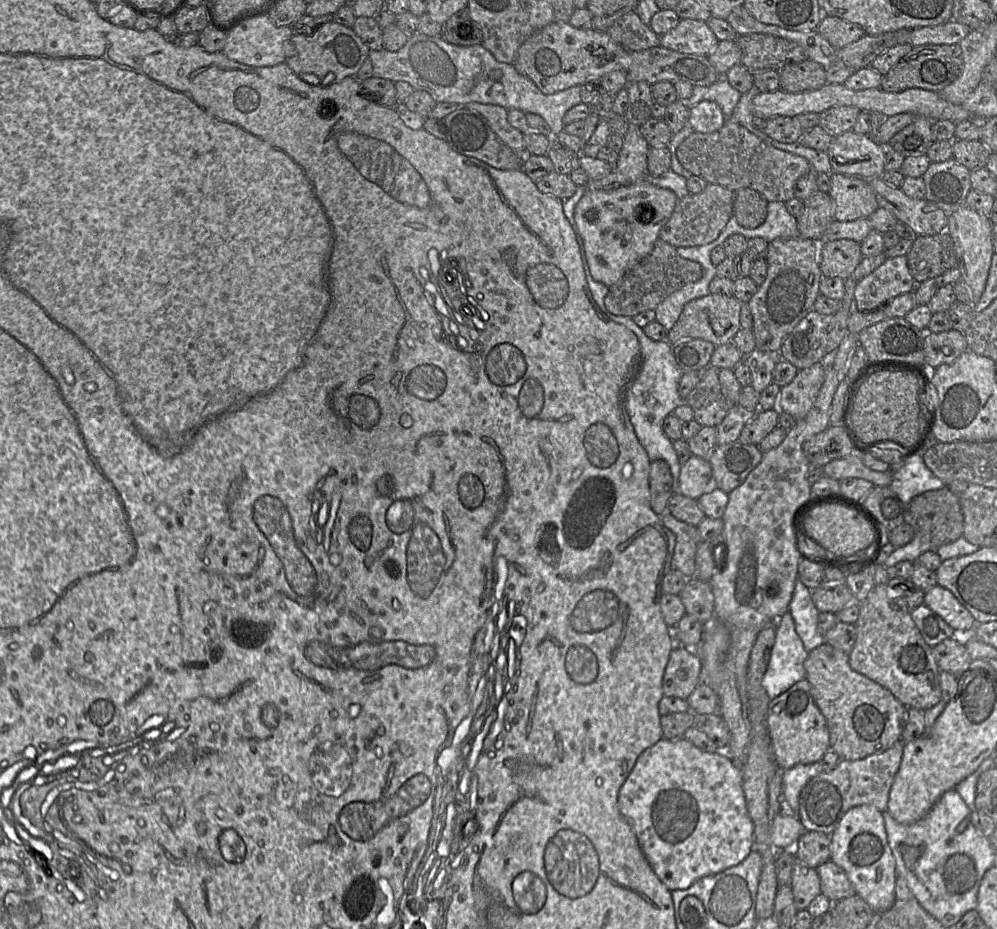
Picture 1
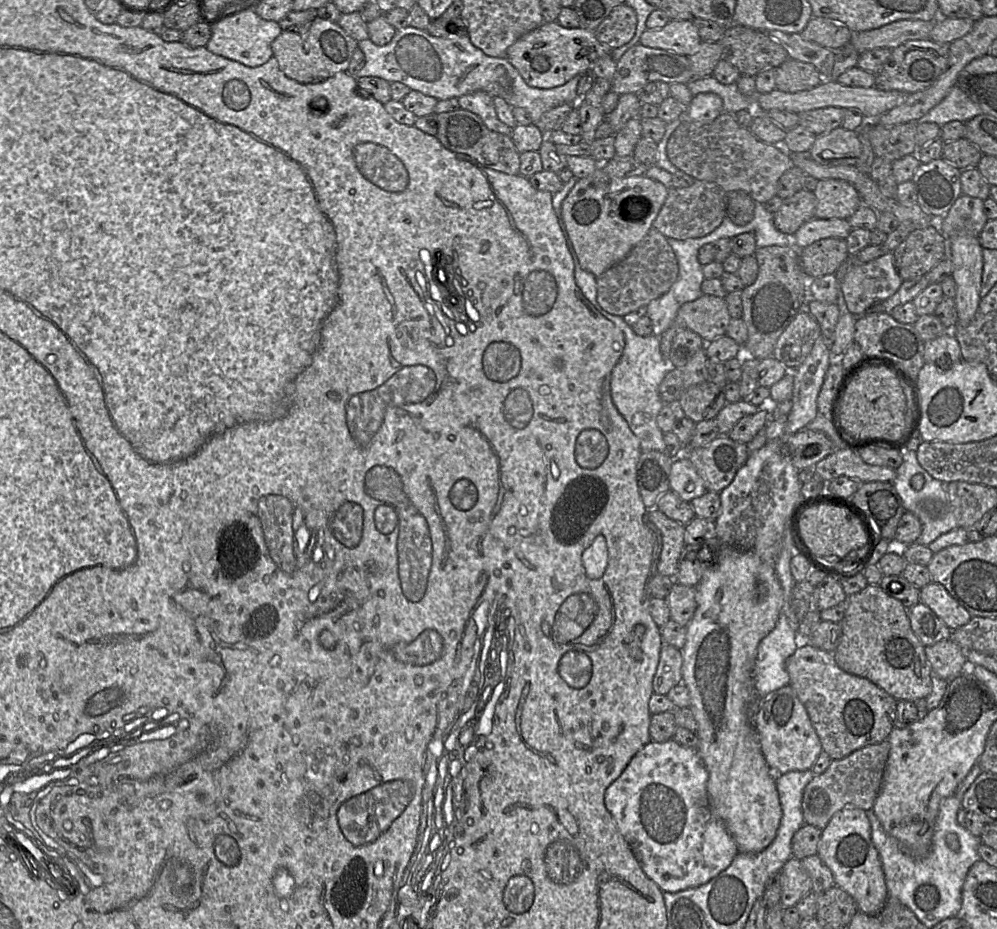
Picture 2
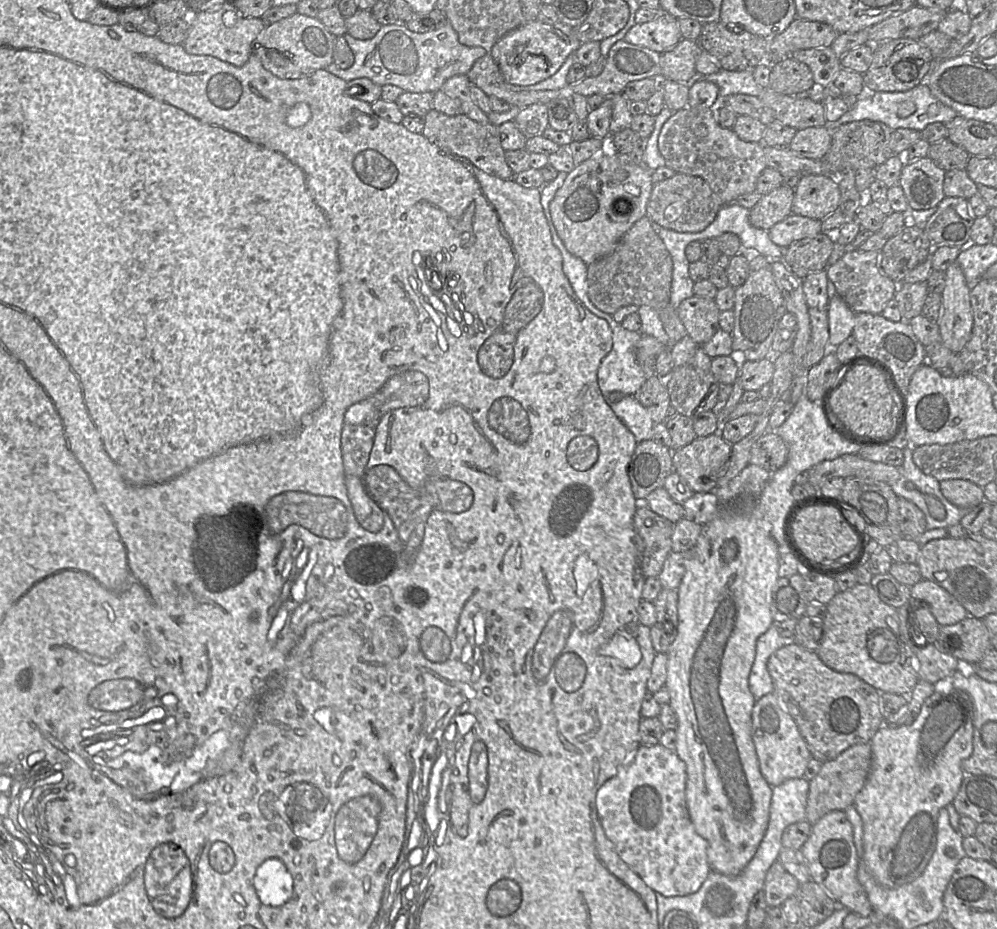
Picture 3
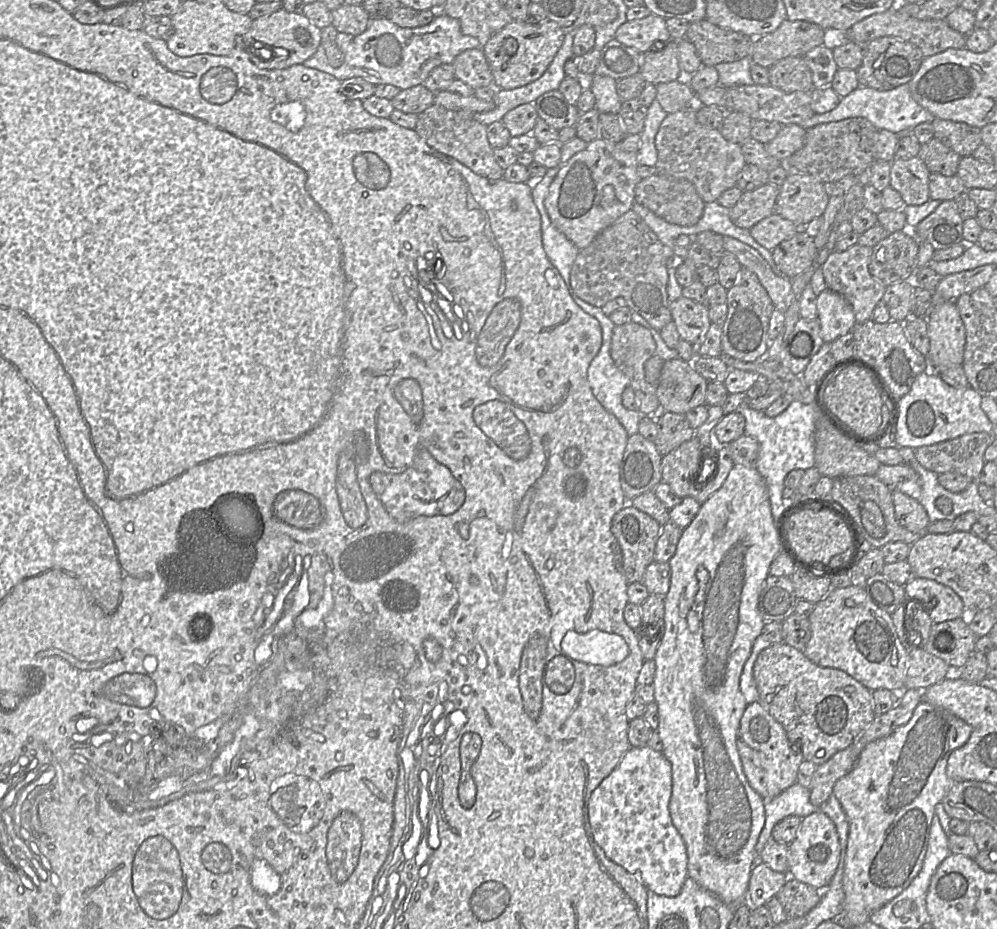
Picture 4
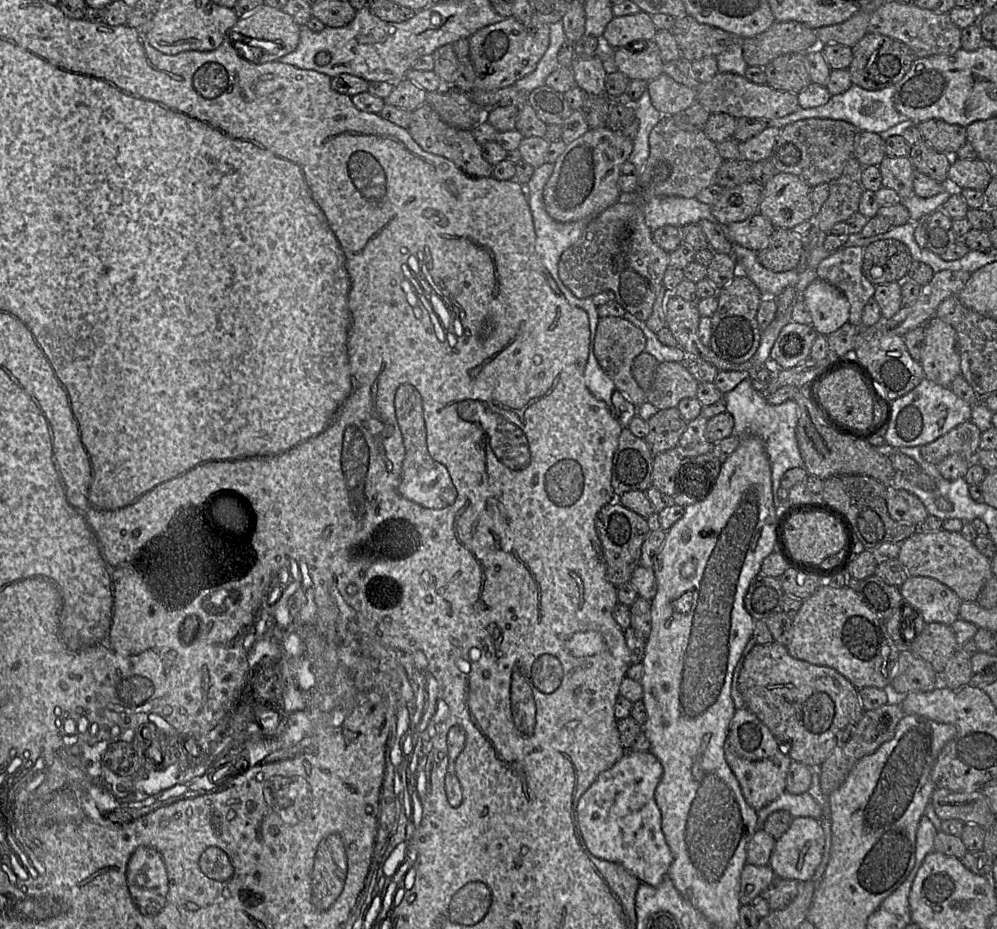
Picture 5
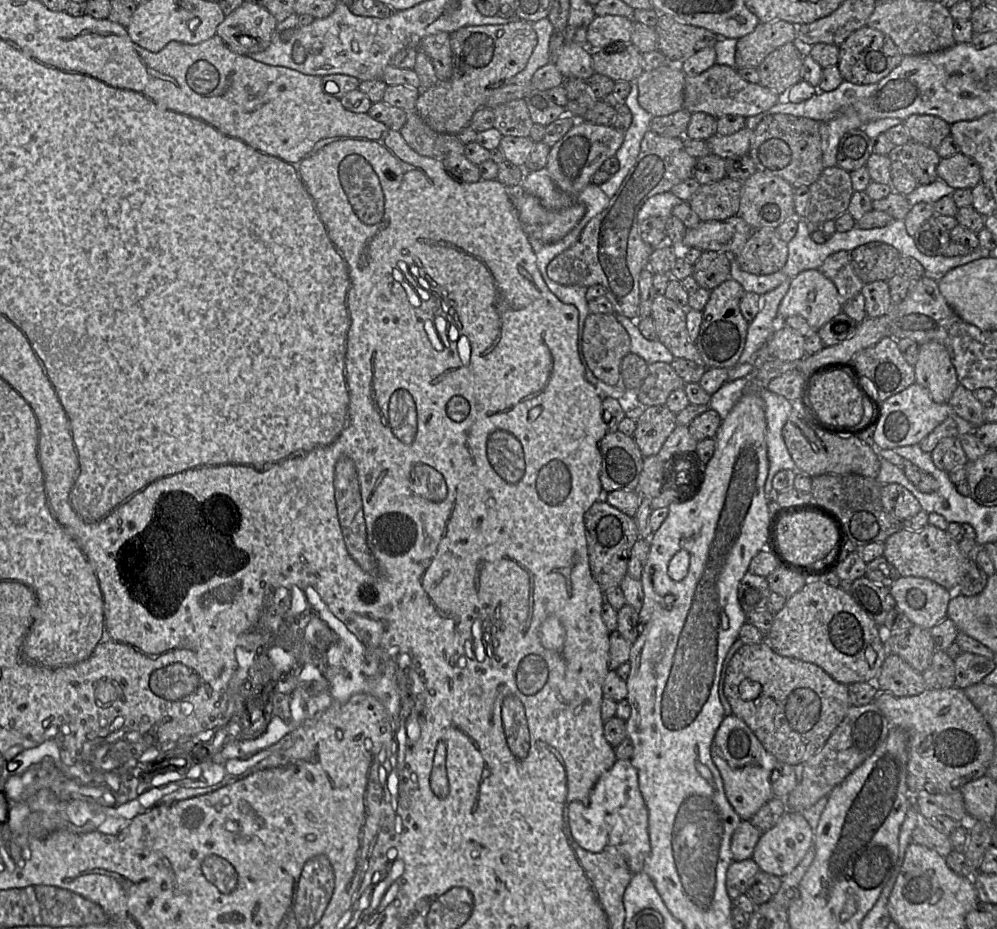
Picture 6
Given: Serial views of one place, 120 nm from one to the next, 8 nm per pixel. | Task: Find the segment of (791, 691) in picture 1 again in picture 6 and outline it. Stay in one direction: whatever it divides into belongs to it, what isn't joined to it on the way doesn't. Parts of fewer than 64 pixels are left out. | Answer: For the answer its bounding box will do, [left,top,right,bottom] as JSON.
[711,714,778,821]

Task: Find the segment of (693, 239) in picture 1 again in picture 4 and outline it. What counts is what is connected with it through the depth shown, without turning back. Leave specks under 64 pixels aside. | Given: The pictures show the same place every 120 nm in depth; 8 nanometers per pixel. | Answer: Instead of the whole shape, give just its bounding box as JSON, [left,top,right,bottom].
[635,174,705,225]

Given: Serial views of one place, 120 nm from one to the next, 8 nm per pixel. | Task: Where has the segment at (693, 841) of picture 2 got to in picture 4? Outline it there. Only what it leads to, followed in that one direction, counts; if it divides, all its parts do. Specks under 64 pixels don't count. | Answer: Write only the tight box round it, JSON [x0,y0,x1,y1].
[588,745,688,897]

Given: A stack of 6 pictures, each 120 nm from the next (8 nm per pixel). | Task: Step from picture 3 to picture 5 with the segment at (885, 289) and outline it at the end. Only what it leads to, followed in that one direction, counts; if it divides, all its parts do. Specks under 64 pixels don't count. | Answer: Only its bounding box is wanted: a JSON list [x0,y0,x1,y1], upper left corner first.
[816,247,875,327]

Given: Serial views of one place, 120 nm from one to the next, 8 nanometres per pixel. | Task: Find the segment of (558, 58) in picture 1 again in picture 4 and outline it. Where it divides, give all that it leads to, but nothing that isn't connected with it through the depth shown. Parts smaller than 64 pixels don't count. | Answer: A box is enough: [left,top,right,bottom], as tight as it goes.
[482,16,566,89]

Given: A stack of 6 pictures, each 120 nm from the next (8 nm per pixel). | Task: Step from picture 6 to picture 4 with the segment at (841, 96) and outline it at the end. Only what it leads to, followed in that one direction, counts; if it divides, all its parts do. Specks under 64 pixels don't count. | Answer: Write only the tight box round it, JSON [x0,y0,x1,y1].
[799,84,935,133]

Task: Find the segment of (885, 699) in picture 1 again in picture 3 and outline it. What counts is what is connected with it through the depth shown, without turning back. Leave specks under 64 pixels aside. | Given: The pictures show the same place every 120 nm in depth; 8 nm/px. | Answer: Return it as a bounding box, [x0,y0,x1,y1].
[767,642,885,763]

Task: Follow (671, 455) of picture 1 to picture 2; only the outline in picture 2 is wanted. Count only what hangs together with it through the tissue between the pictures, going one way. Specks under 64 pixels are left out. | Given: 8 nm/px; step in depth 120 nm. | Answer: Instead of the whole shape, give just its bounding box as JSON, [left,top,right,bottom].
[567,238,670,453]

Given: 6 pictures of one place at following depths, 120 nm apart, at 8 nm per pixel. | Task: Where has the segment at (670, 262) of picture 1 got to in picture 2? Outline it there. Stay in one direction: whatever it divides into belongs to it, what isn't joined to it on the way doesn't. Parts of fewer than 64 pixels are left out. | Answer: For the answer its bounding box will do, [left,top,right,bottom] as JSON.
[596,227,678,317]

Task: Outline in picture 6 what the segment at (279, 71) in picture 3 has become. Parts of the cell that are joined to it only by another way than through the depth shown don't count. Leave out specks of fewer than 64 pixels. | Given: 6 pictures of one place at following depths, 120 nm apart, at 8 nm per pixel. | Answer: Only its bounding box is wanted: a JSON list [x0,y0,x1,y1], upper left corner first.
[216,1,277,55]

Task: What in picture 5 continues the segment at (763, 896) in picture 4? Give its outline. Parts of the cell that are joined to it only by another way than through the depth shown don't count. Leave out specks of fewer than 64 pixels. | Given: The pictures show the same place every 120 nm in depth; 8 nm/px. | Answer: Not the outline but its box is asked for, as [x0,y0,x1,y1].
[740,864,777,905]

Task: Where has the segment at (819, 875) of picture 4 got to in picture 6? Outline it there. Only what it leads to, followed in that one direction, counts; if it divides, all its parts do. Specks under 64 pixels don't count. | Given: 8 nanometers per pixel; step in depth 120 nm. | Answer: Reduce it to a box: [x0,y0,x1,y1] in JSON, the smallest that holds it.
[752,811,814,877]

